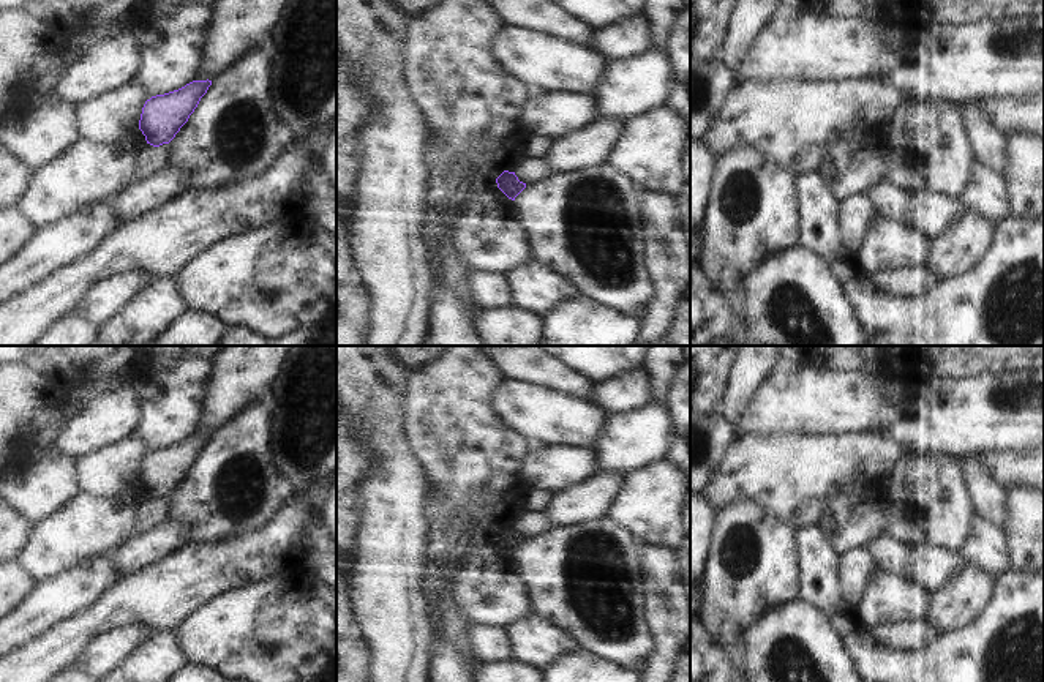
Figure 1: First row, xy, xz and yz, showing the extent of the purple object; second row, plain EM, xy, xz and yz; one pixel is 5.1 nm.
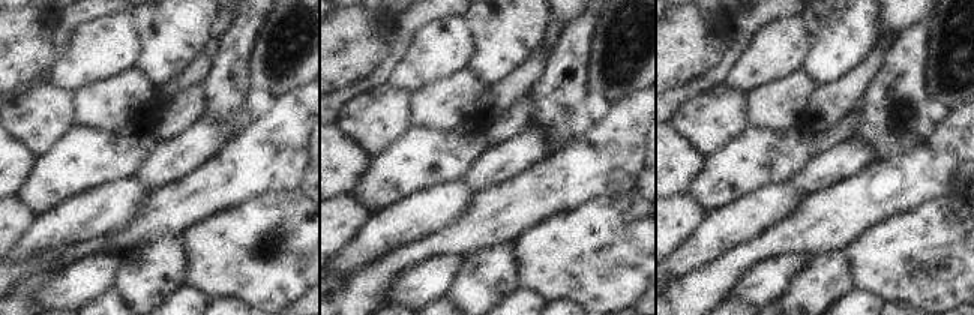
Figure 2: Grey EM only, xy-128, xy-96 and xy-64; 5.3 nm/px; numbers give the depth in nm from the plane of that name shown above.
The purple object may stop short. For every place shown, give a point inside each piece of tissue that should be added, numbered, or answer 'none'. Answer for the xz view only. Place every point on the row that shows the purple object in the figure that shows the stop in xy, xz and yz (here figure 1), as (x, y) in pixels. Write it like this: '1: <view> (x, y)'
none

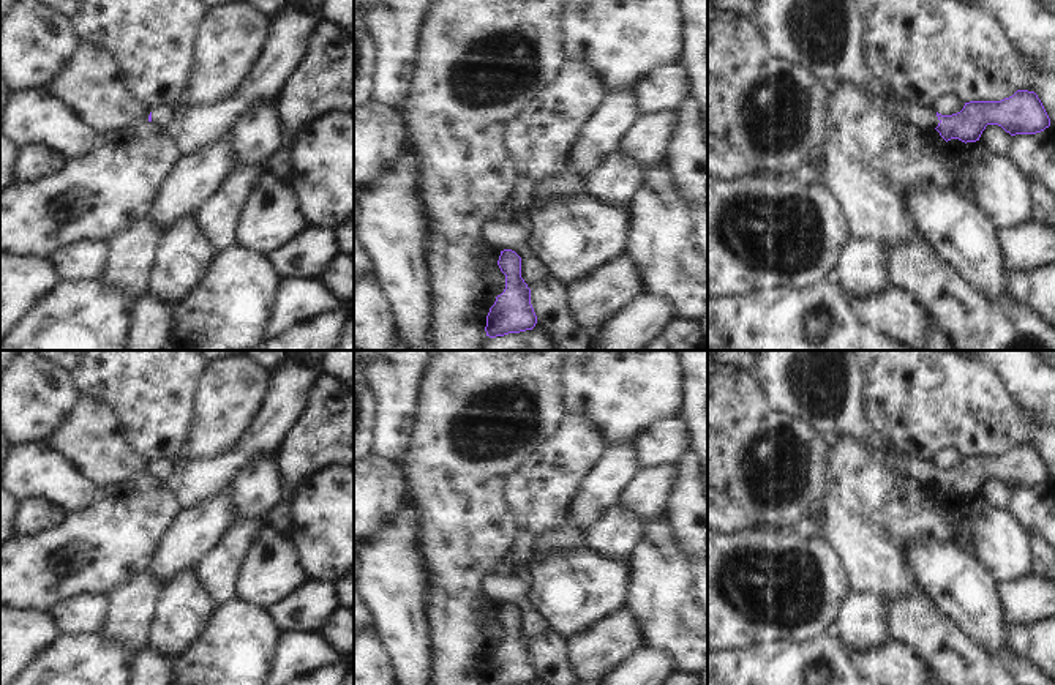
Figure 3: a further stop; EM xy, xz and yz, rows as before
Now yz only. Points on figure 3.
1: yz (924, 117)

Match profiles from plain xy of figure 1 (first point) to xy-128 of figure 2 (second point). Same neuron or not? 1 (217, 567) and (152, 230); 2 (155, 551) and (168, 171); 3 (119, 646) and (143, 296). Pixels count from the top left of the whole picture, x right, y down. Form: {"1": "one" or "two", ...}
{"1": "one", "2": "one", "3": "two"}

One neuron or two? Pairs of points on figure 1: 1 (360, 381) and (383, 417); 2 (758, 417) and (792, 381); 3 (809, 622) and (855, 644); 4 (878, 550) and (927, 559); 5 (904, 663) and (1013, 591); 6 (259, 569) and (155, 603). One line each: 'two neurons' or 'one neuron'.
1: one neuron
2: one neuron
3: two neurons
4: one neuron
5: one neuron
6: one neuron

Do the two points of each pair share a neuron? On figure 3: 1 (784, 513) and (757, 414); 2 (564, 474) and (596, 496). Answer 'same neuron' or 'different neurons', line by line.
1: same neuron
2: different neurons

